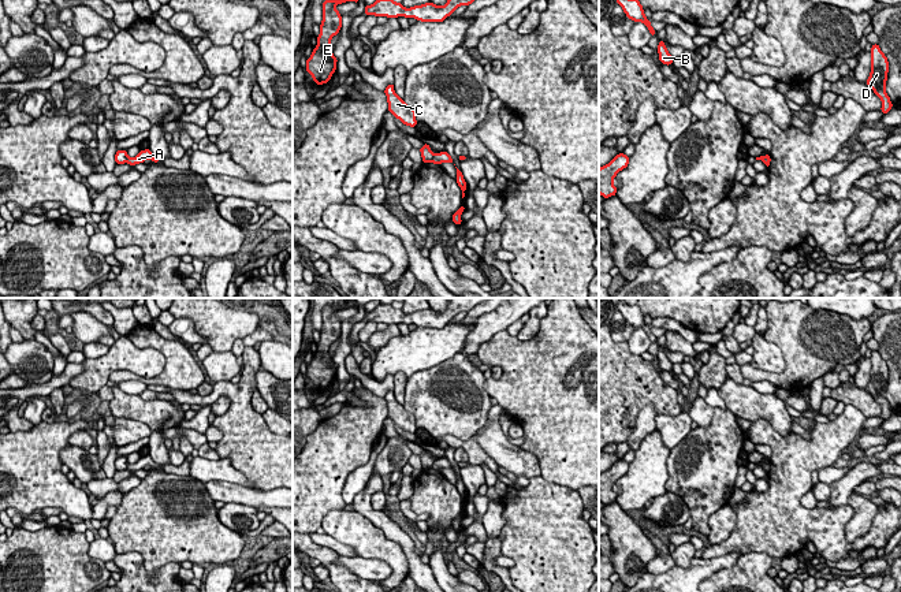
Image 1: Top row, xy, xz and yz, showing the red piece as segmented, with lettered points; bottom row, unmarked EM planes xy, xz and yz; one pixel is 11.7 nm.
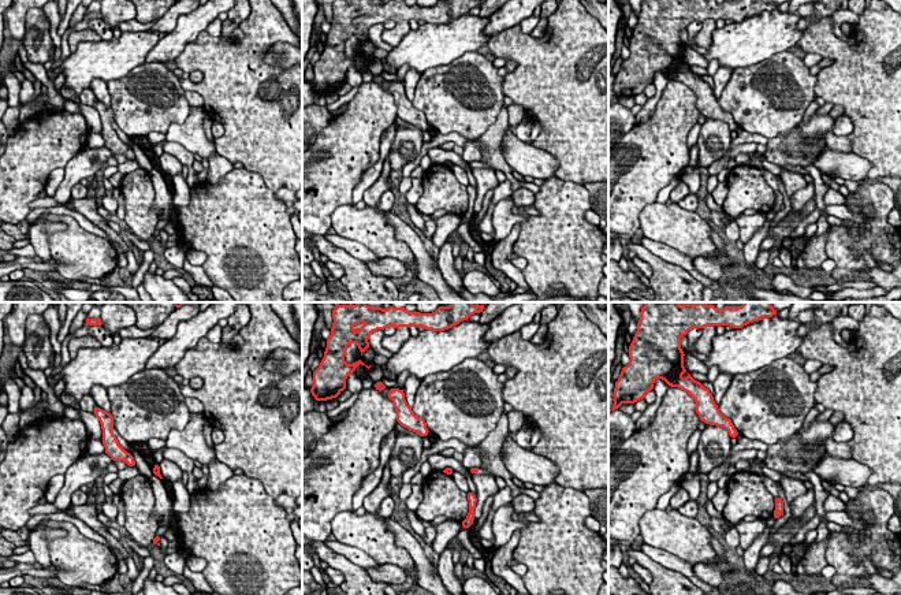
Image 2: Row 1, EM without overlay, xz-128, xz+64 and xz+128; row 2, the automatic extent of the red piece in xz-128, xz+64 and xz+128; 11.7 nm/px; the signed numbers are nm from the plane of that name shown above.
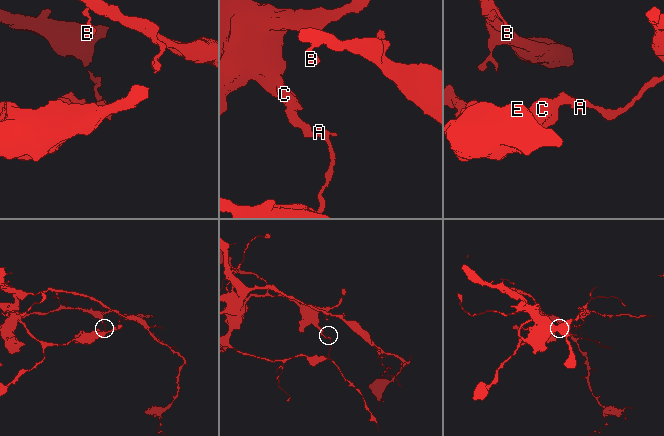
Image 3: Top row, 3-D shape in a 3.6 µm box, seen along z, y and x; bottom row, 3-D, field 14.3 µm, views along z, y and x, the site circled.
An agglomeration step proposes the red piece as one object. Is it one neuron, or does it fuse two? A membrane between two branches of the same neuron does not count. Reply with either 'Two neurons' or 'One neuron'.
Two neurons

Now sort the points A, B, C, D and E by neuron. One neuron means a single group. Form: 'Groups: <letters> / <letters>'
Groups: A B D / C E

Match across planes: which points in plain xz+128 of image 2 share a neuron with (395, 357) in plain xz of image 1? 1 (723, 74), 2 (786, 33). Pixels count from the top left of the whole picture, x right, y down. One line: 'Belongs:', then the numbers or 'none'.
Belongs: 2

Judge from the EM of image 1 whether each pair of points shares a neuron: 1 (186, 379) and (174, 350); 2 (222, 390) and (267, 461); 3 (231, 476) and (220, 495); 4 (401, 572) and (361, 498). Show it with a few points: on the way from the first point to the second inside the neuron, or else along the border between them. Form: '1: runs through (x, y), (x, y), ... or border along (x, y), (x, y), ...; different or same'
1: runs through (183, 372), (178, 357); same
2: runs through (241, 404), (241, 424), (248, 442); same
3: border along (204, 483), (224, 480), (256, 488); different
4: border along (354, 510), (365, 516), (401, 547); different

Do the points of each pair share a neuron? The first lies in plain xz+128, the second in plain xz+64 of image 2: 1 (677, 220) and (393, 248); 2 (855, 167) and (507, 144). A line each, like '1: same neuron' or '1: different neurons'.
1: same neuron
2: same neuron

